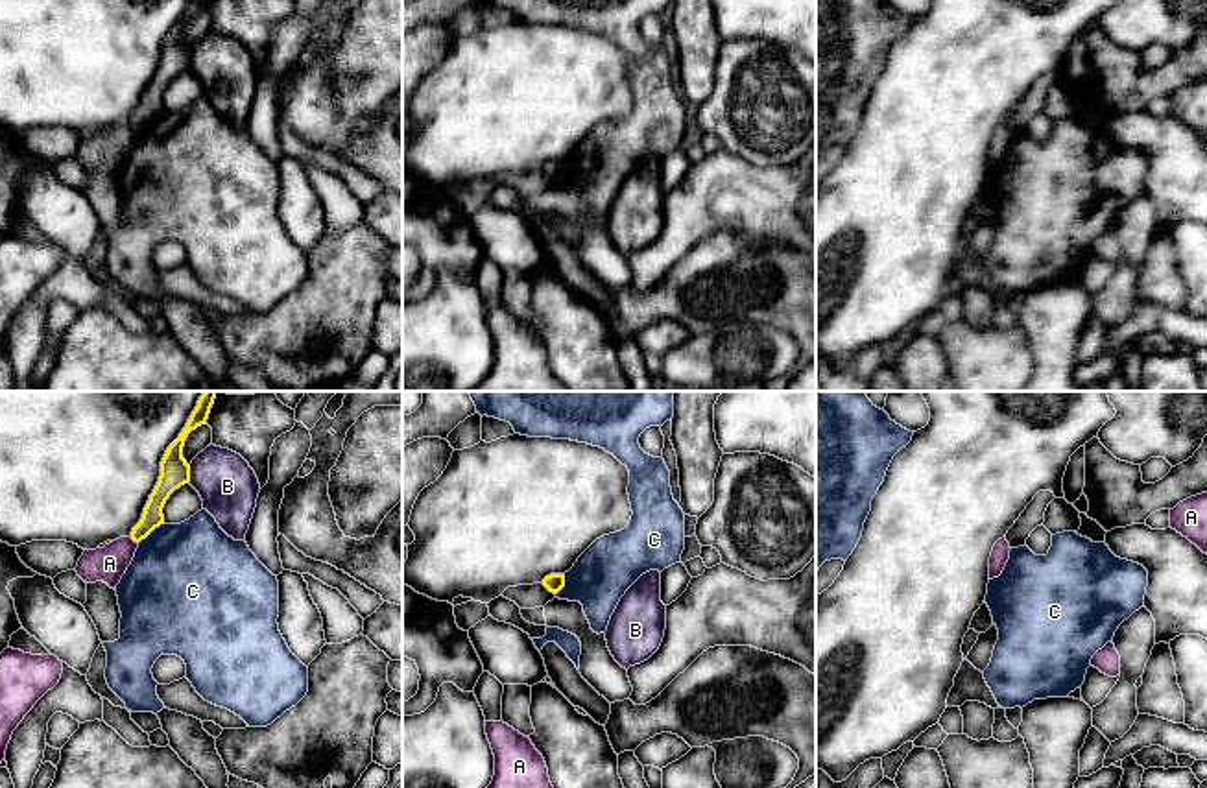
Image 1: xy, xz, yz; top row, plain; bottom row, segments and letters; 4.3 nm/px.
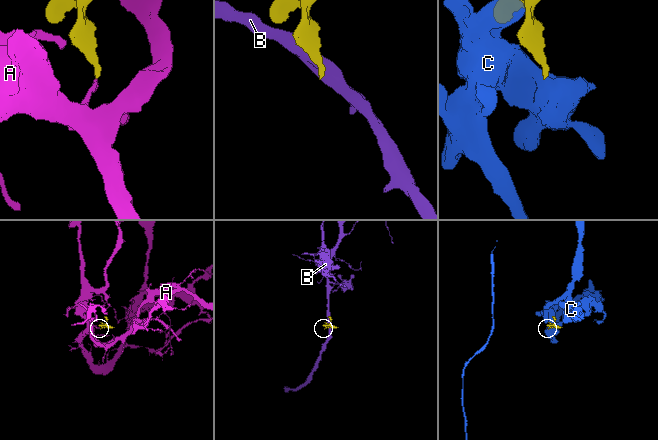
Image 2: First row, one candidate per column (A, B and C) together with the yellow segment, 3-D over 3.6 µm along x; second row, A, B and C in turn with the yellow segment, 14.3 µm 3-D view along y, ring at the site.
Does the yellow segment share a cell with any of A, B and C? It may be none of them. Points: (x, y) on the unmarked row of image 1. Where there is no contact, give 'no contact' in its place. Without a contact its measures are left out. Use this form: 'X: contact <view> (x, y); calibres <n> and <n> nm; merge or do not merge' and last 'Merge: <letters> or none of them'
A: contact xy (133, 126); calibres 90 and 160 nm; do not merge
B: contact xy (189, 59); calibres 130 and 260 nm; do not merge
C: contact xy (150, 119); calibres 100 and 480 nm; do not merge
Merge: none of them

